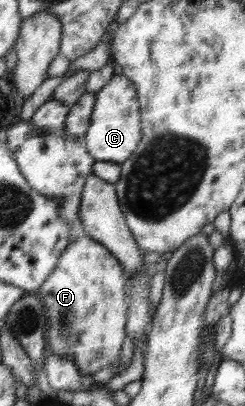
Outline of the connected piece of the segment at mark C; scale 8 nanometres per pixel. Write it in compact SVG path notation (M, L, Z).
M123 74L113 75L110 82L95 94L95 105L92 110L90 128L81 138L88 153L95 160L121 164L138 147L140 142L141 115L136 87Z

